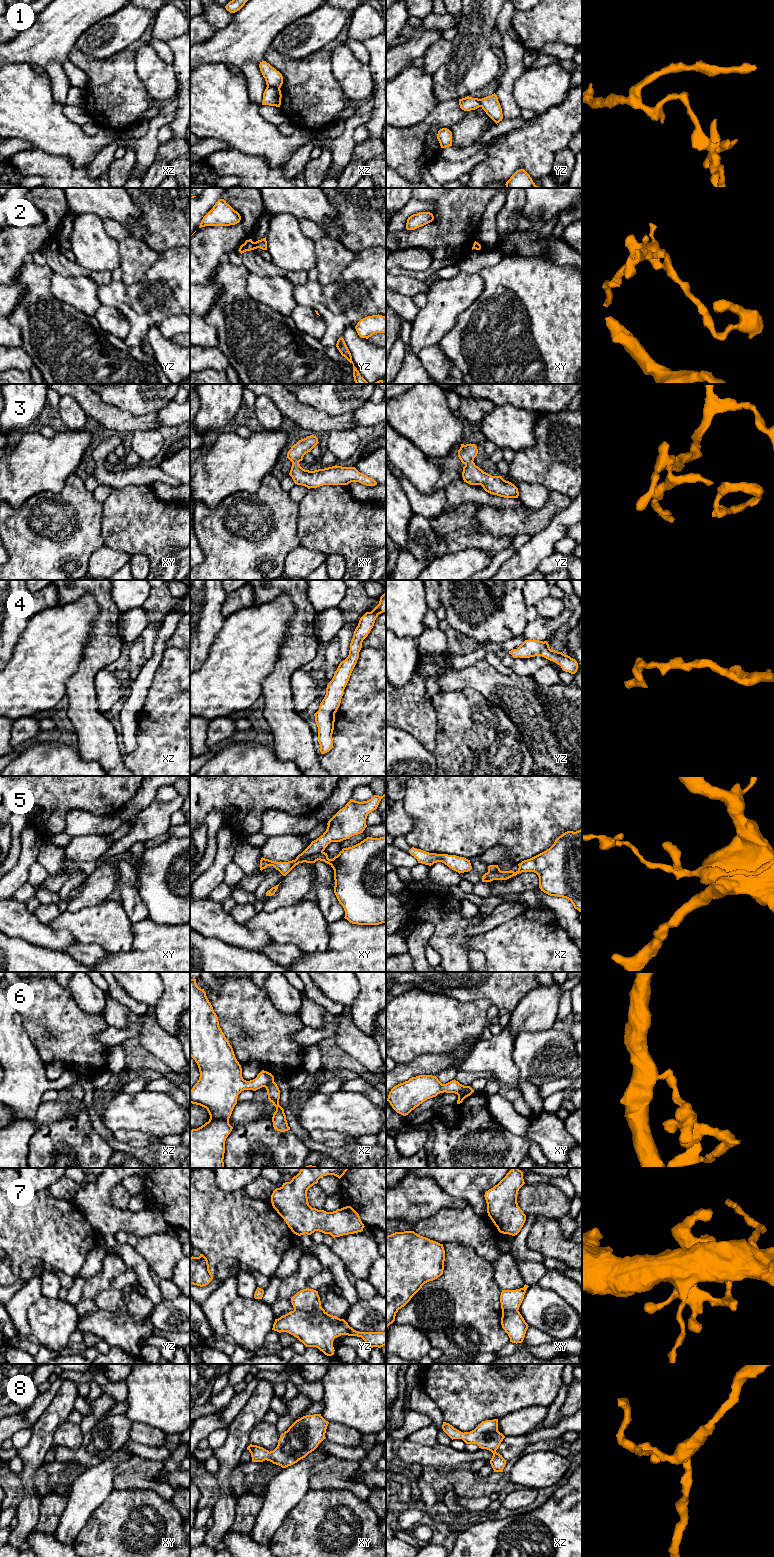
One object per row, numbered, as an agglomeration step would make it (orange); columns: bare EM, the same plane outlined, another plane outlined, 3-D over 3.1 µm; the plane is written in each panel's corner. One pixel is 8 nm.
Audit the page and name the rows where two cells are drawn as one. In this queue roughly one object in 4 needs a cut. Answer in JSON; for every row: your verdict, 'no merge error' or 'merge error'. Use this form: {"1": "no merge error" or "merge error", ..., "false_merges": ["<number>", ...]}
{"1": "merge error", "2": "merge error", "3": "no merge error", "4": "no merge error", "5": "no merge error", "6": "merge error", "7": "merge error", "8": "no merge error", "false_merges": ["1", "2", "6", "7"]}

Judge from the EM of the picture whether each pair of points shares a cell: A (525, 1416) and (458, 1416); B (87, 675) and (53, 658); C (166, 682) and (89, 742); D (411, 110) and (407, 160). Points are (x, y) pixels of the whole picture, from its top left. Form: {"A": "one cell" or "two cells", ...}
{"A": "two cells", "B": "two cells", "C": "two cells", "D": "two cells"}

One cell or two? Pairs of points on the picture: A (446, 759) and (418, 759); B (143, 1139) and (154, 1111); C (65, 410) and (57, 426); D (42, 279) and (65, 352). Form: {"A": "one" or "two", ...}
{"A": "two", "B": "two", "C": "two", "D": "one"}

